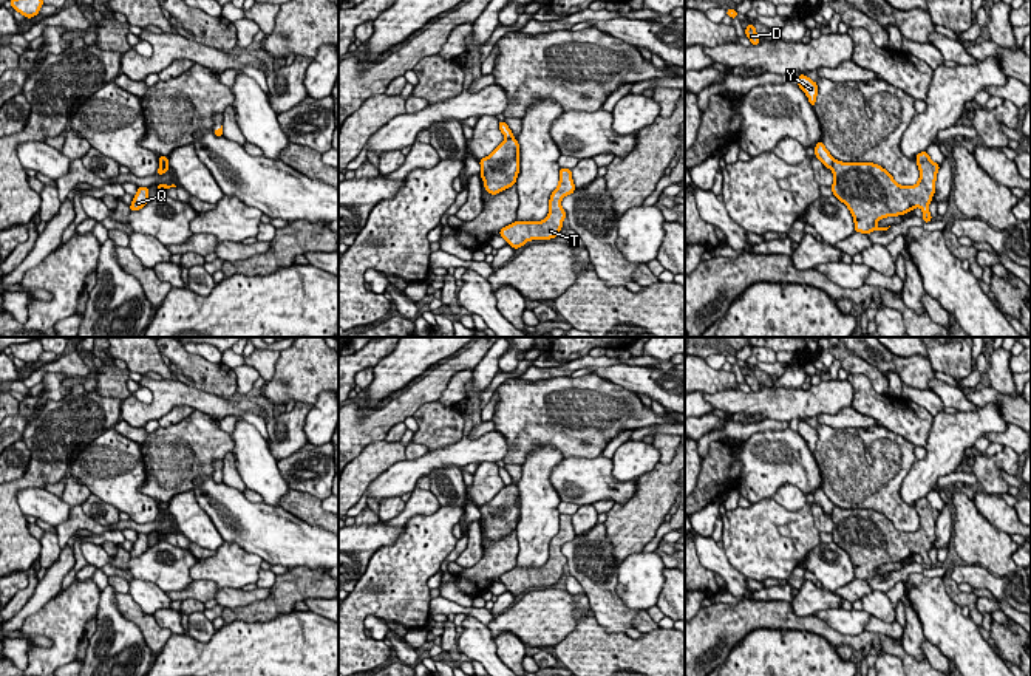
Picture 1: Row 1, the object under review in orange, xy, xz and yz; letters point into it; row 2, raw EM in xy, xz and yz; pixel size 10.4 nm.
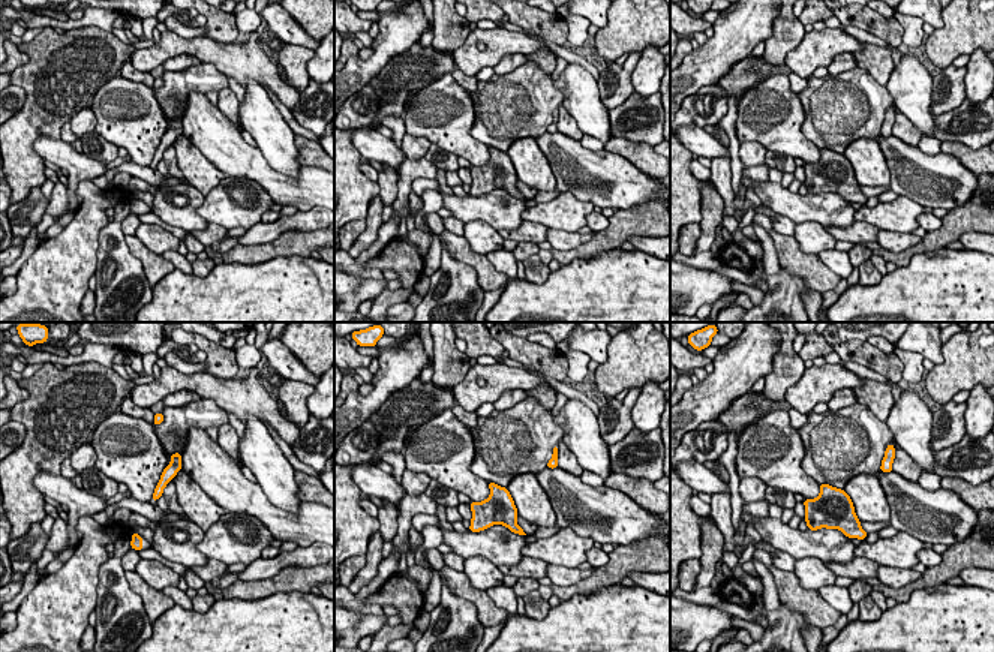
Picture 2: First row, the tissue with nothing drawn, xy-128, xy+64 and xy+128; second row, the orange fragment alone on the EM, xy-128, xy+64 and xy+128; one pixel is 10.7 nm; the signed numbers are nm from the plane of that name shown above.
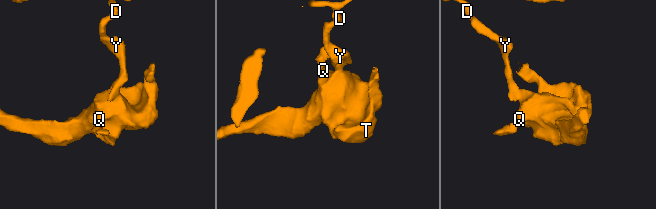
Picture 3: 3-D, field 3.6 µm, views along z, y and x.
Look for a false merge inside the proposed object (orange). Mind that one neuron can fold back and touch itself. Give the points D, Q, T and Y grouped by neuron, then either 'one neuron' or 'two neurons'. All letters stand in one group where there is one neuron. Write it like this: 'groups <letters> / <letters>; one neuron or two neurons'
groups D Y / Q T; two neurons

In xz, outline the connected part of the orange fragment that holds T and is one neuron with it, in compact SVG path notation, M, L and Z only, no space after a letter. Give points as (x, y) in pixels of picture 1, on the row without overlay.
M560 515L558 534L552 538L549 546L549 560L541 568L513 568L502 574L499 582L513 596L519 596L532 586L550 586L555 585L566 565L566 557L561 552L561 546L575 538L570 515Z

